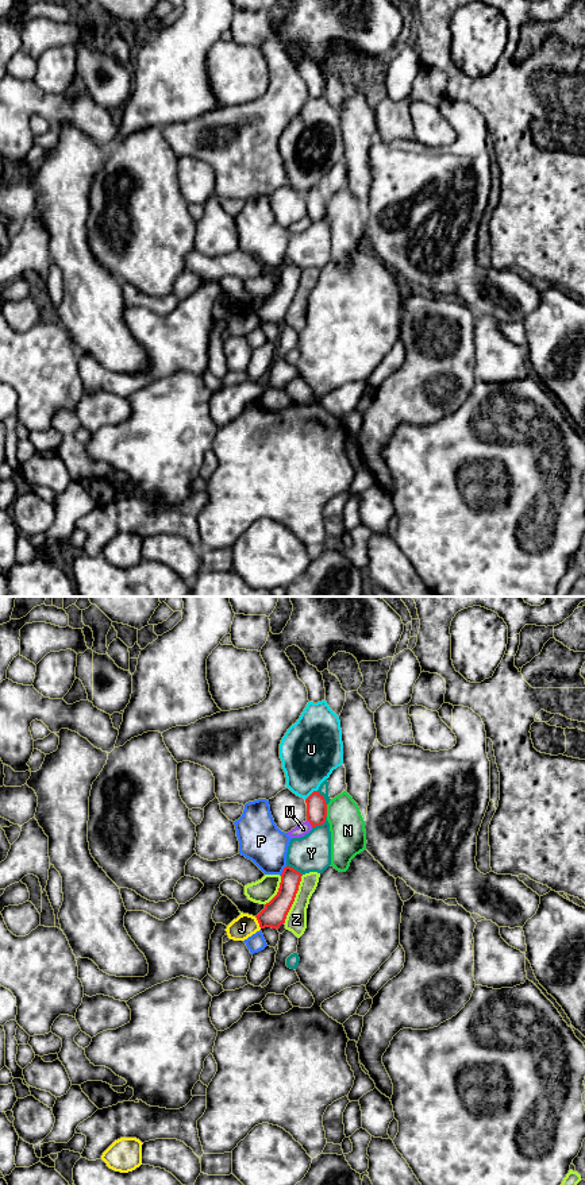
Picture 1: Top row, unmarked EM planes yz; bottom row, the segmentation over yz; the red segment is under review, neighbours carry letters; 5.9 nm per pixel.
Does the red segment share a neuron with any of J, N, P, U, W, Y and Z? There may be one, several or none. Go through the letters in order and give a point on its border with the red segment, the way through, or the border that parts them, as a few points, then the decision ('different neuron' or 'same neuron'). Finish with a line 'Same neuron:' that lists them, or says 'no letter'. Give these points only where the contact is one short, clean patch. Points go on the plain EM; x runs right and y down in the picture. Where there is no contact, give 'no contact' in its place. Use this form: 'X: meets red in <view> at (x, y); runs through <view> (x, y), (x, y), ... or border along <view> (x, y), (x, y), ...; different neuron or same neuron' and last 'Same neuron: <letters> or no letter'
J: meets red in yz at (258, 317); border along yz (254, 312), (261, 323); different neuron
N: meets red in yz at (326, 205); different neuron
P: meets red in yz at (283, 266); different neuron
U: meets red in yz at (311, 189); different neuron
W: meets red in yz at (310, 217); border along yz (307, 215), (312, 222); different neuron
Y: meets red in yz at (320, 219); different neuron
Z: meets red in yz at (293, 294); different neuron
Same neuron: no letter

